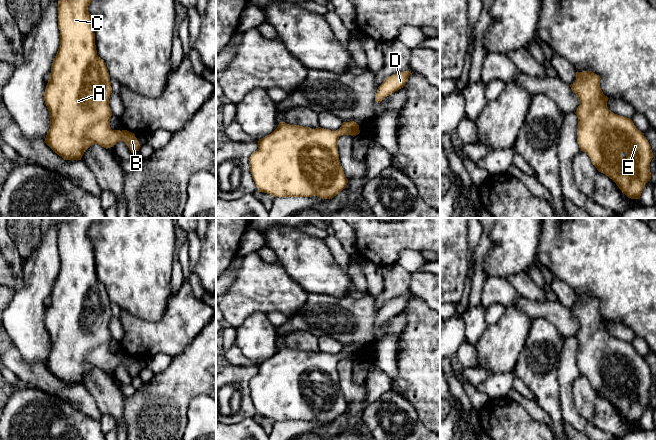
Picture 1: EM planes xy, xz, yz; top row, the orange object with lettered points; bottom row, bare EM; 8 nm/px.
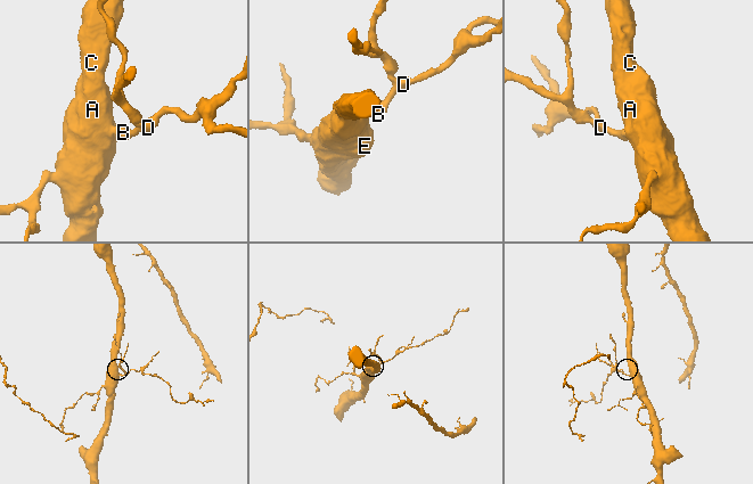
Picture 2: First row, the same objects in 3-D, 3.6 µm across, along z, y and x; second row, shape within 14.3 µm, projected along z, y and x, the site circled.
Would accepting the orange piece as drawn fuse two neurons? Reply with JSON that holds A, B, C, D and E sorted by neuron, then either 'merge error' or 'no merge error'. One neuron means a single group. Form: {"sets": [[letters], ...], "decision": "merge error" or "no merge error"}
{"sets": [["A", "B", "C", "D", "E"]], "decision": "no merge error"}

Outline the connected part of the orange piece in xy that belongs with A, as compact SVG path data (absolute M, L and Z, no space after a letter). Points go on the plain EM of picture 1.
M60 218L58 225L58 251L60 270L51 290L50 301L44 316L49 335L50 353L45 367L64 384L81 384L84 376L98 368L106 373L124 365L131 377L139 375L140 368L134 357L112 354L112 336L109 322L112 317L106 287L97 279L94 246L88 230L98 218Z

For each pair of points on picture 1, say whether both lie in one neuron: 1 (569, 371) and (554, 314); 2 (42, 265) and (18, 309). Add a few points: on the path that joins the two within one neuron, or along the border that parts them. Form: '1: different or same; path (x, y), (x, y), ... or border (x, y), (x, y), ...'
1: different; border (563, 335), (574, 337)
2: same; path (39, 276), (36, 291), (29, 298)

